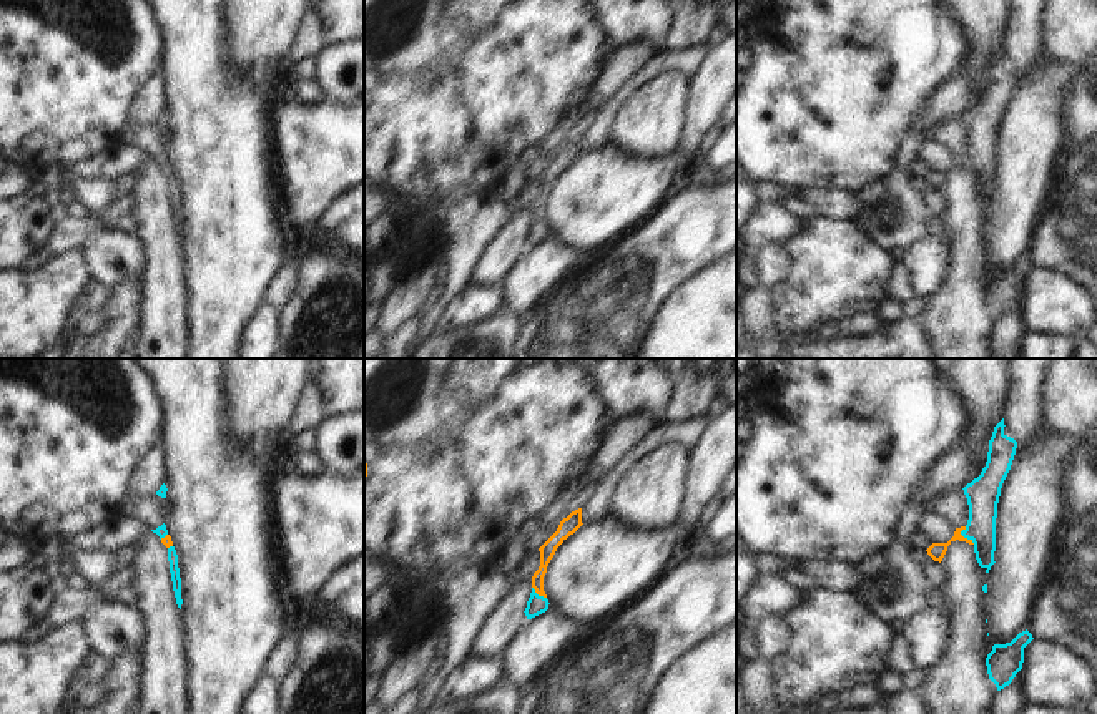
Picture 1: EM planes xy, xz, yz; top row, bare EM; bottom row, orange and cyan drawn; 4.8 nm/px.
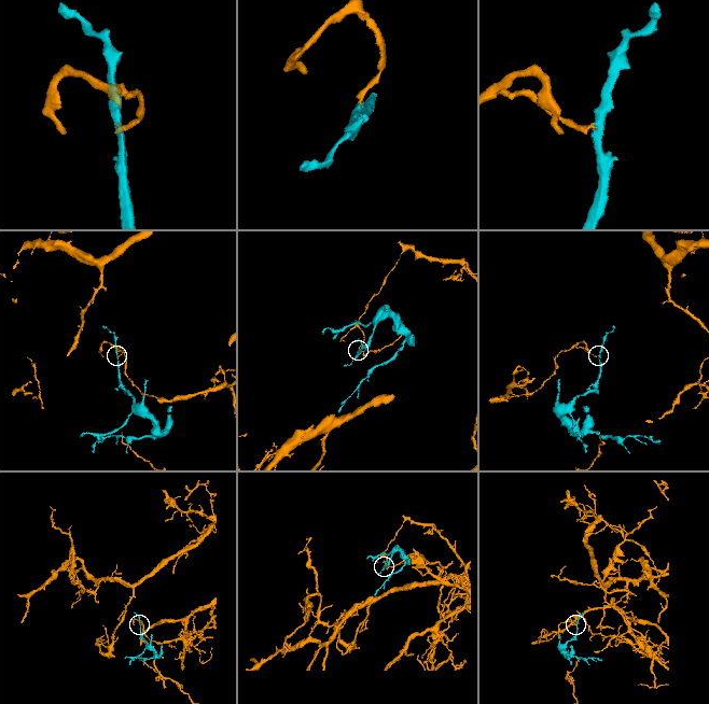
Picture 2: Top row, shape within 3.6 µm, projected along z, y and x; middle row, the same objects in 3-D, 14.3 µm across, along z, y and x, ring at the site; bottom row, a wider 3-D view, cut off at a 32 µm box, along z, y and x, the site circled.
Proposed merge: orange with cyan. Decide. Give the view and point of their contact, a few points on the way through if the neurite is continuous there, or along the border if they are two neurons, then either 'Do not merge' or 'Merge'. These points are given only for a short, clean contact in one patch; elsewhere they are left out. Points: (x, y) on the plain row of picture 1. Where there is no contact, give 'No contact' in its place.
Touches orange at yz (963, 165). Boundary: yz (964, 155), (961, 161), (974, 171). Do not merge

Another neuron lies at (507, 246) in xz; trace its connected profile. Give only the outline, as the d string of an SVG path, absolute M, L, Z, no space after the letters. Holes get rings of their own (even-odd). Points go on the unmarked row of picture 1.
M532 206L515 213L490 239L470 274L470 284L500 284L504 276L524 256L525 236L532 221Z

